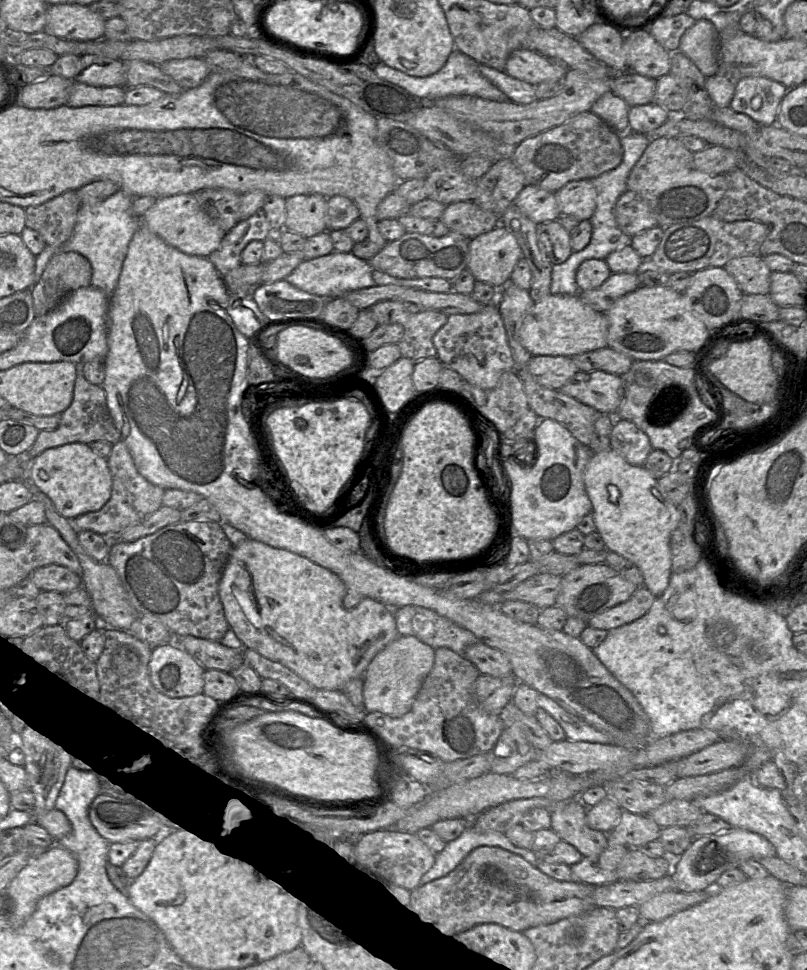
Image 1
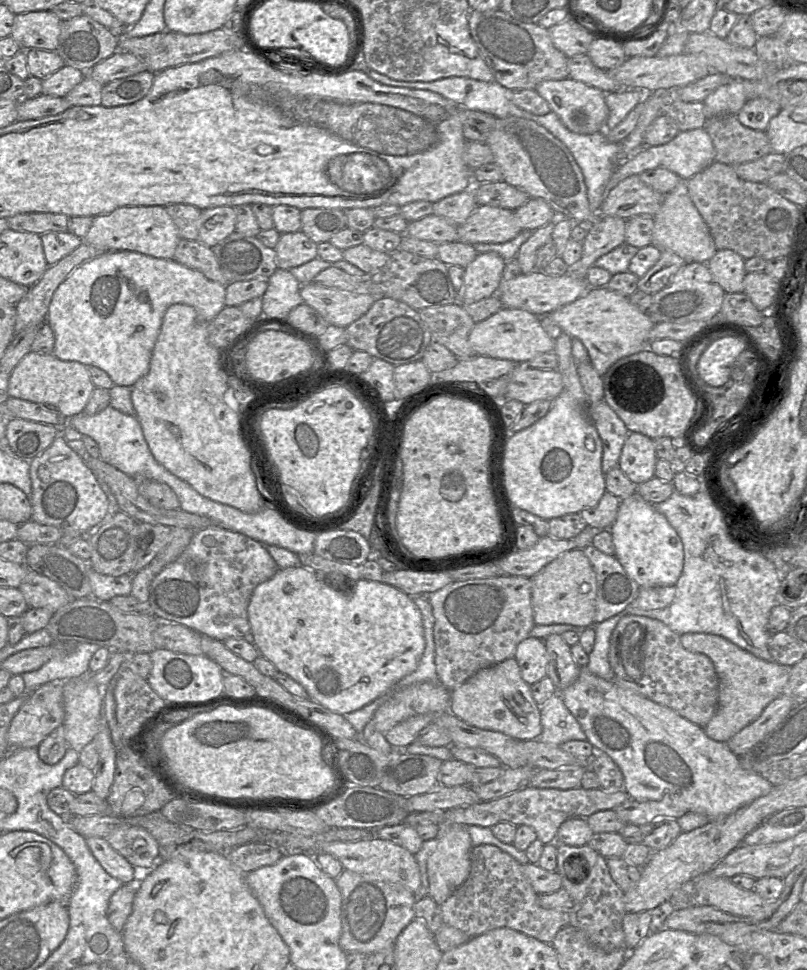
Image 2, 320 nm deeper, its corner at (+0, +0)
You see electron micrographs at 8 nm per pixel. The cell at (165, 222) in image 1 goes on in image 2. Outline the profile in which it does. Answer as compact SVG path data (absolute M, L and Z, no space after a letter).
M134 206L120 207L107 215L94 217L83 242L96 248L101 253L134 251L156 258L172 260L180 242L180 237L166 207Z

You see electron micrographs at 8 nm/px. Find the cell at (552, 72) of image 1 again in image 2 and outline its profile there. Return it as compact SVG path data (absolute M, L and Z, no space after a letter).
M567 77L562 80L545 80L540 82L535 91L544 98L550 108L572 132L593 134L605 130L609 110L605 102L606 93L581 81Z

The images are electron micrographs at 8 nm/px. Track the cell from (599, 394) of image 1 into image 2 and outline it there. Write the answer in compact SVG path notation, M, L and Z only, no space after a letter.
M518 364L506 387L505 399L517 400L524 405L537 400L554 400L563 389L563 378L558 370L542 370Z

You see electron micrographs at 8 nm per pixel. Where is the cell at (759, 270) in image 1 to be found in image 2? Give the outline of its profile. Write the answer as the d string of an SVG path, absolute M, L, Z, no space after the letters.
M717 250L707 262L708 269L715 283L727 294L743 293L745 259L733 250Z

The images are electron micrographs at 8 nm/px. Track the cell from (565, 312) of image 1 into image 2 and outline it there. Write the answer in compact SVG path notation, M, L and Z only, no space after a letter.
M502 307L482 322L475 323L469 343L476 355L527 363L539 354L553 352L555 340L550 338L541 325L540 317L521 309Z

